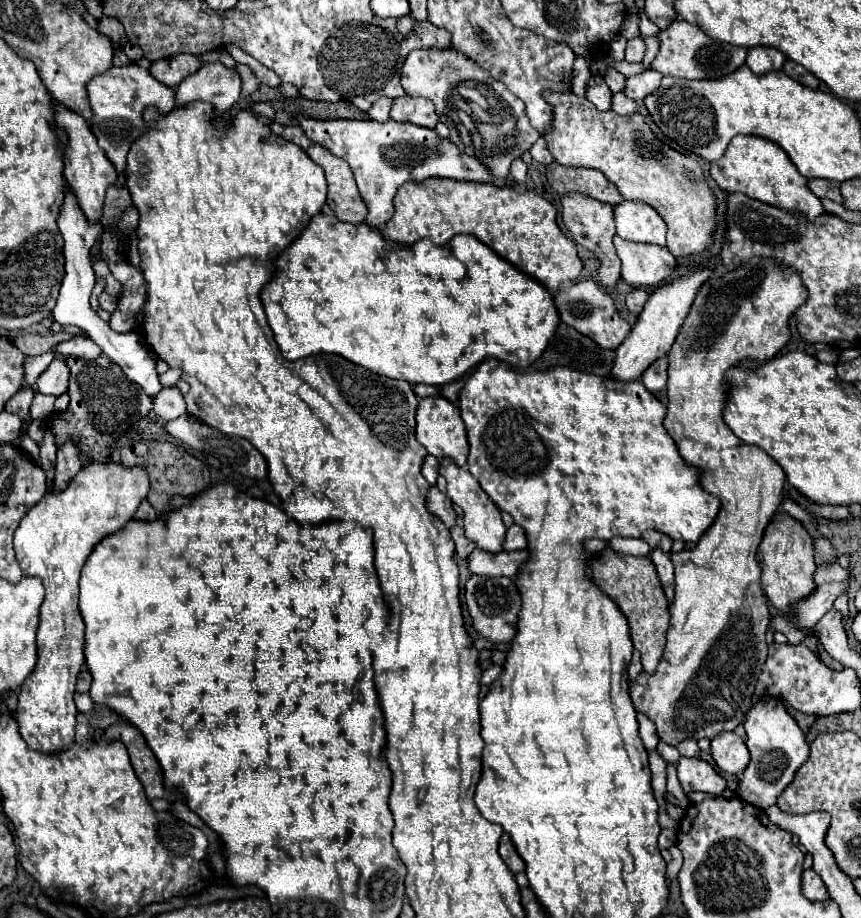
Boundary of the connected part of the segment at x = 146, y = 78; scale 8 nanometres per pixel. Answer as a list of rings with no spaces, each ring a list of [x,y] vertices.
[[[128,64],[122,68],[108,68],[104,74],[98,74],[88,84],[88,102],[92,110],[90,130],[98,140],[98,146],[106,152],[108,160],[112,160],[116,172],[124,176],[126,168],[126,152],[130,144],[140,136],[144,130],[142,112],[146,106],[156,106],[160,114],[168,114],[174,108],[174,92],[158,82],[148,70]]]

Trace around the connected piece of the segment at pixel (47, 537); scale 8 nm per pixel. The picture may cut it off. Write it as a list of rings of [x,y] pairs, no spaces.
[[[114,460],[90,462],[82,466],[64,490],[52,490],[34,504],[14,534],[16,560],[22,572],[42,578],[46,588],[36,634],[38,662],[20,688],[16,710],[20,734],[32,750],[60,752],[74,744],[78,716],[74,692],[78,672],[84,664],[84,620],[78,610],[80,572],[94,546],[132,520],[146,494],[148,472],[144,472],[144,468],[124,468]]]

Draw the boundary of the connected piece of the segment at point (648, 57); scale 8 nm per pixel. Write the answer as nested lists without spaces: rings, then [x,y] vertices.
[[[648,36],[644,38],[646,44],[645,56],[642,60],[642,64],[645,68],[649,68],[650,63],[655,58],[659,50],[659,42],[657,36]]]

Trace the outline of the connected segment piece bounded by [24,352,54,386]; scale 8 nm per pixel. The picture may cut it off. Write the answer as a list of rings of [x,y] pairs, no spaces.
[[[50,352],[46,354],[40,354],[40,356],[26,356],[26,362],[24,362],[24,374],[26,374],[26,382],[30,386],[36,386],[36,380],[38,376],[48,368],[48,364],[54,360],[54,356]]]

